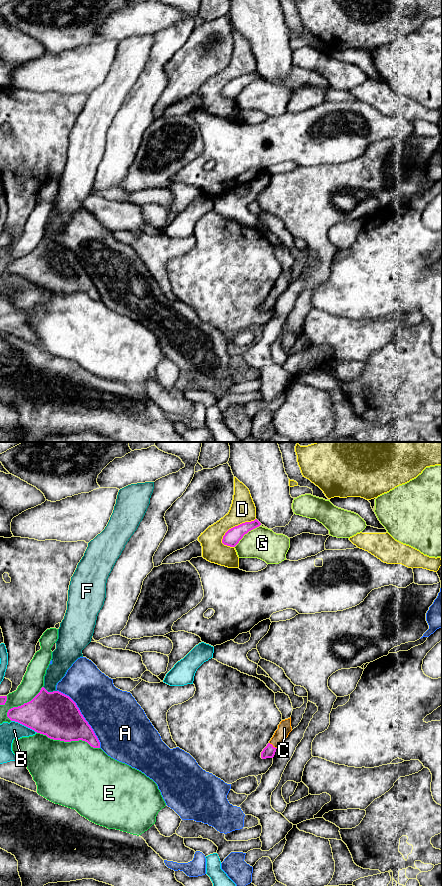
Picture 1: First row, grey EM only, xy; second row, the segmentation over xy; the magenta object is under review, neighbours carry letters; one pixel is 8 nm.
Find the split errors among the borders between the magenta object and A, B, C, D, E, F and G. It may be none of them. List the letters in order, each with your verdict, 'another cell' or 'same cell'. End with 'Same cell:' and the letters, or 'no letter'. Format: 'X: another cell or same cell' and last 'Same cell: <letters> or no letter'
A: another cell
B: another cell
C: same cell
D: another cell
E: another cell
F: another cell
G: another cell
Same cell: C

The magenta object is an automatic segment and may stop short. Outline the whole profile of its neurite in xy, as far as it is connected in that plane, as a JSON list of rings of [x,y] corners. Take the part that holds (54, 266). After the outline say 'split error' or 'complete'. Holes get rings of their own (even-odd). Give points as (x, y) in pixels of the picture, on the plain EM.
[[[42,239],[31,253],[9,261],[7,269],[50,291],[82,292],[93,300],[100,300],[97,288],[76,255],[59,243],[48,244]]]; complete

